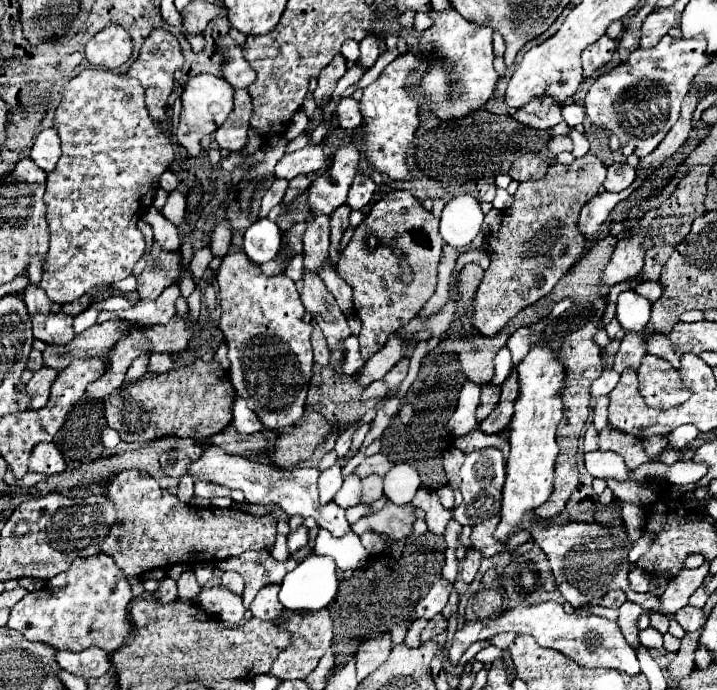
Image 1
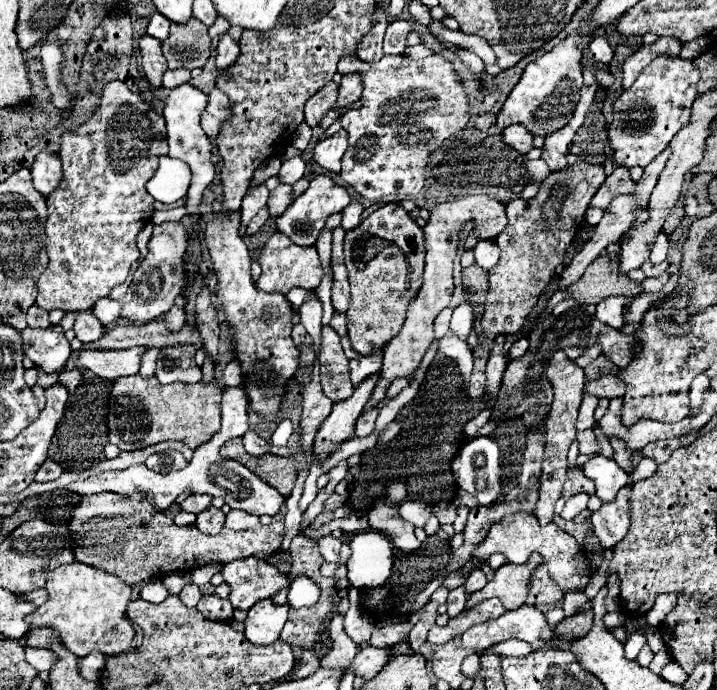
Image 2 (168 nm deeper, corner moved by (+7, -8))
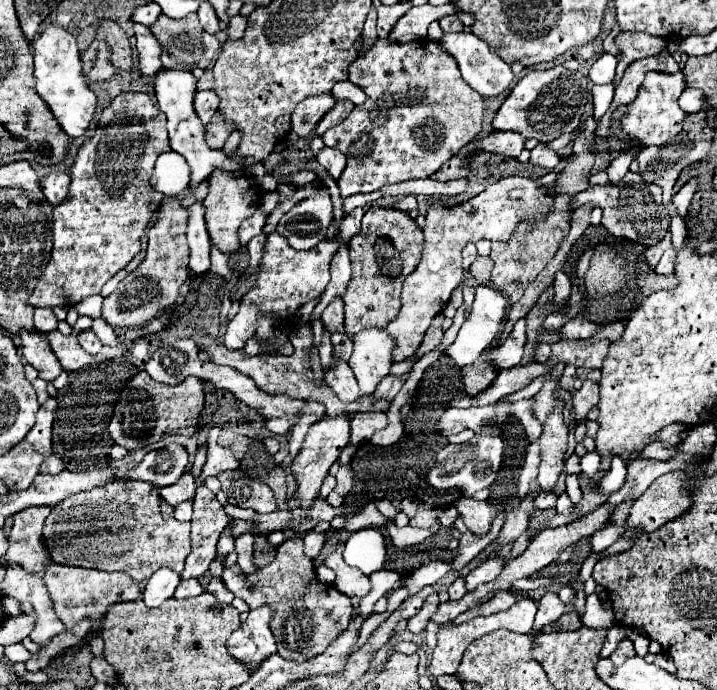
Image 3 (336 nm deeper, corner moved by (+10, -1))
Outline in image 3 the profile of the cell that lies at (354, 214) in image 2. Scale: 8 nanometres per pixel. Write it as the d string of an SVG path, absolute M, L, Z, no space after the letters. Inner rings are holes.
M355 208L353 212L349 212L343 220L341 220L341 226L339 226L339 232L329 238L329 240L323 240L321 244L317 244L317 248L309 250L309 252L297 252L293 248L289 248L287 240L273 232L267 236L267 242L265 242L265 252L263 252L263 262L261 262L261 268L259 268L259 278L255 282L255 286L245 294L245 298L241 300L241 308L239 312L235 314L235 318L227 324L227 332L225 332L225 346L231 348L231 350L243 350L245 342L249 338L255 336L257 328L255 328L255 316L261 312L265 316L277 316L285 328L295 328L297 322L295 322L295 314L297 310L319 298L323 292L325 292L325 286L329 282L329 264L333 260L333 256L337 254L339 246L341 244L349 244L349 240L361 232L361 218L363 218L365 210L363 208Z

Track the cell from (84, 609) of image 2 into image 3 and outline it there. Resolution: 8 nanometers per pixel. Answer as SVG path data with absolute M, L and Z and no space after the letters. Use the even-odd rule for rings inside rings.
M49 564L45 572L45 584L49 588L51 600L57 604L57 618L65 624L65 628L73 628L81 618L89 616L93 626L97 628L103 612L117 602L131 602L141 596L139 582L135 582L125 572L101 572L101 570L85 570L61 564Z

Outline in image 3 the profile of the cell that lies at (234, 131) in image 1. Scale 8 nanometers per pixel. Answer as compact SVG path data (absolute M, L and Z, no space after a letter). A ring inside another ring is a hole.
M213 90L197 92L197 94L195 94L195 102L193 102L193 106L195 106L195 112L197 112L199 120L201 120L203 124L207 124L207 122L213 118L213 114L217 112L219 96L217 96Z

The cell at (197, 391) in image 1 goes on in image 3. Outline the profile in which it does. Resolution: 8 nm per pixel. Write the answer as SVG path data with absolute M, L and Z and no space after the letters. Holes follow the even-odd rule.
M139 372L135 378L127 382L119 396L113 418L109 422L109 434L115 444L127 450L145 448L147 444L159 442L167 434L191 436L195 432L195 416L199 414L201 408L203 408L201 380L189 376L179 386L165 386L161 382L155 382L147 372Z

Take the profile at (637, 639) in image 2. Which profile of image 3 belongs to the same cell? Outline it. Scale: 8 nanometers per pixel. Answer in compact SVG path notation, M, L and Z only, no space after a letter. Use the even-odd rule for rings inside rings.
M623 640L623 642L619 642L617 650L611 654L611 662L613 662L615 666L621 666L621 664L623 664L627 658L631 658L631 656L635 656L633 642L631 642L631 640Z

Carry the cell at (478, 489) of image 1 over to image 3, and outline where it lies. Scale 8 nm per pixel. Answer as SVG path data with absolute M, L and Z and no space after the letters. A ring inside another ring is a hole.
M475 436L467 444L449 444L445 446L437 456L435 464L427 472L427 482L431 486L459 486L463 496L473 496L477 490L483 490L493 484L497 474L502 466L502 456L505 450L504 442L499 436Z

